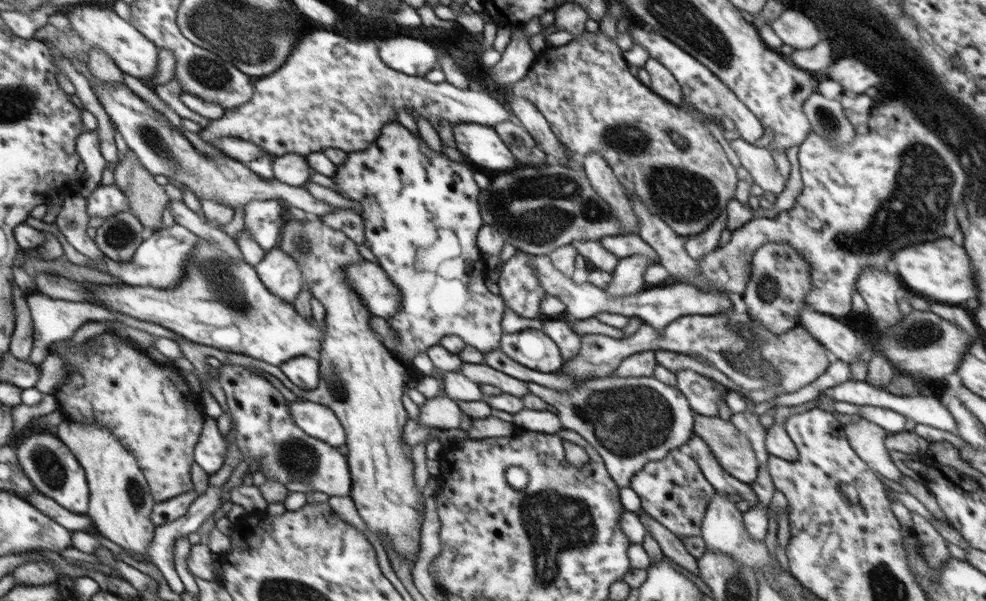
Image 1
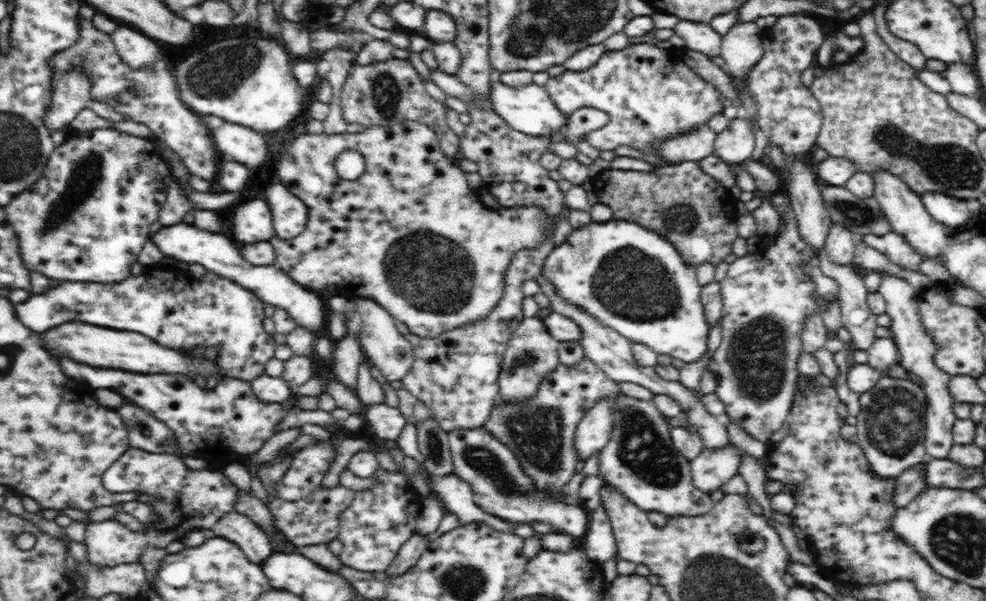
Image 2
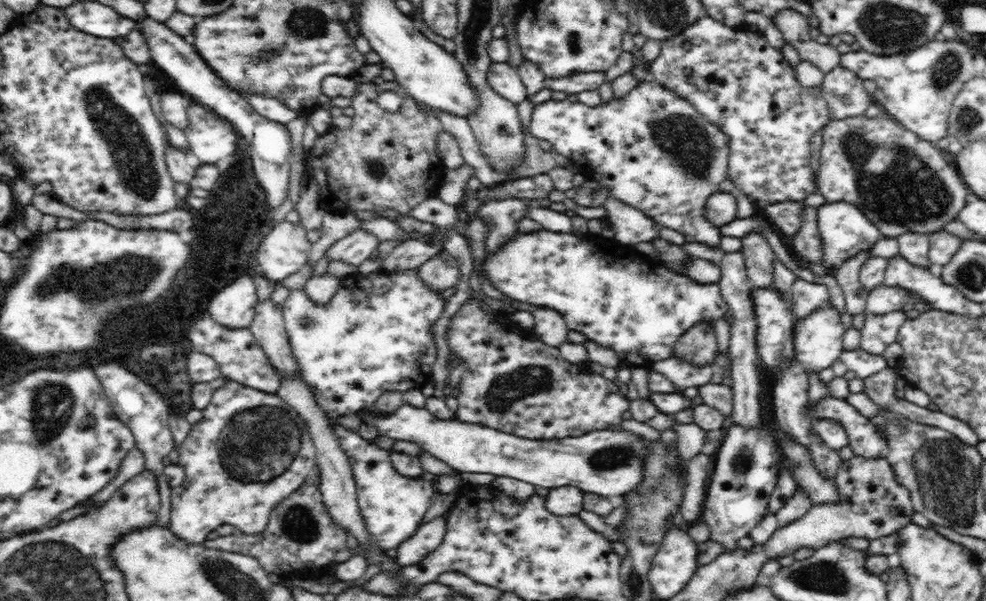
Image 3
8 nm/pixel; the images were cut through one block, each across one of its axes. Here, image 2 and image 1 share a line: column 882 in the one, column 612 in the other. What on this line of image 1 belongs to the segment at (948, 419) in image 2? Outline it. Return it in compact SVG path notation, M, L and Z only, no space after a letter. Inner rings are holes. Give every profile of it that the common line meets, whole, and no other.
M642 255L620 259L612 273L612 280L603 289L611 296L620 297L644 291L644 271L652 264L654 262Z

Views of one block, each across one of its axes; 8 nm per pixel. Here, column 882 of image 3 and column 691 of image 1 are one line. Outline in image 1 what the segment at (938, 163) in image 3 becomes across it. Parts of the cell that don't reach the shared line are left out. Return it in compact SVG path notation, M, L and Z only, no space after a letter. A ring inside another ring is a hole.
M585 31L578 38L573 38L568 44L558 47L547 47L536 54L535 62L529 68L526 77L522 81L517 82L512 91L514 95L522 97L524 101L528 101L538 108L538 111L543 114L544 119L548 122L552 133L572 153L585 157L589 152L595 152L600 155L612 168L613 174L625 188L625 192L629 196L637 196L652 214L658 215L670 228L674 229L676 234L688 238L692 234L701 233L716 220L722 210L730 209L731 201L734 200L737 189L738 177L736 169L729 162L722 146L716 141L710 130L704 124L701 124L696 115L684 107L676 107L665 99L658 97L651 89L642 84L636 76L632 76L628 63L626 63L626 60L622 56L620 48L614 42L616 40L612 41L612 39L606 37L602 32L590 33Z

